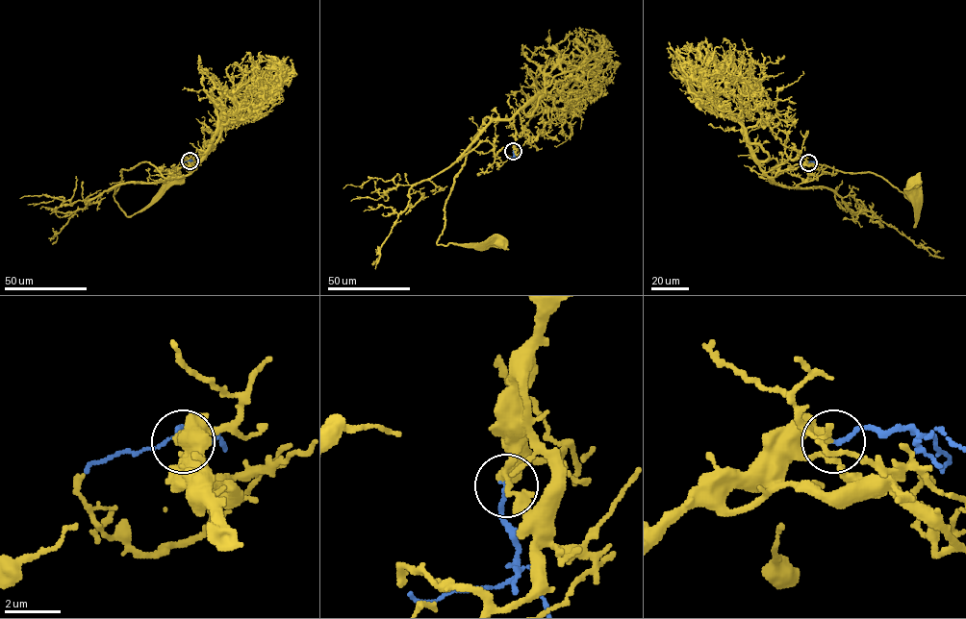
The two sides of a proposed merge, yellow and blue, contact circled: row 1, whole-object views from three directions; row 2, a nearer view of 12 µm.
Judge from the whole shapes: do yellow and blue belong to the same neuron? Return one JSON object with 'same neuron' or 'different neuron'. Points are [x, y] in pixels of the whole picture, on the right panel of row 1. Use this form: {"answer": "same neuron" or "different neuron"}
{"answer": "same neuron"}

